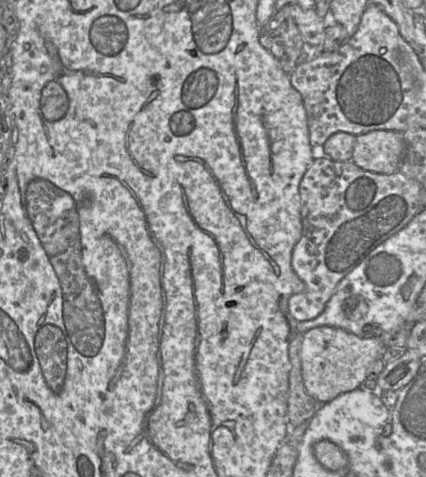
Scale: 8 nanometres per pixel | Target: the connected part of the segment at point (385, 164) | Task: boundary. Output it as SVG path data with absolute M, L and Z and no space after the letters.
M374 130L356 136L352 162L367 171L391 174L399 170L403 153L402 132Z

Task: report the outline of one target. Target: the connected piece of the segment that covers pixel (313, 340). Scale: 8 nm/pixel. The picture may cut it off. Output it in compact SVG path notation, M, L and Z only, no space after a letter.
M320 326L308 330L303 334L300 355L307 393L324 404L361 387L367 378L368 368L385 349L381 338L361 338L341 328Z

